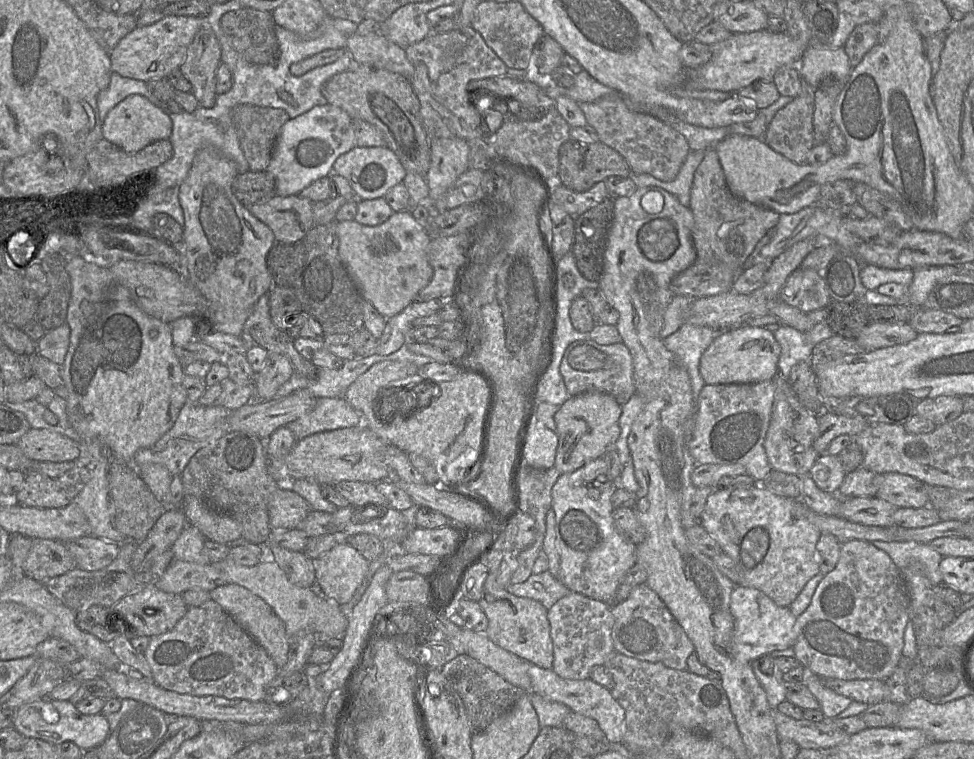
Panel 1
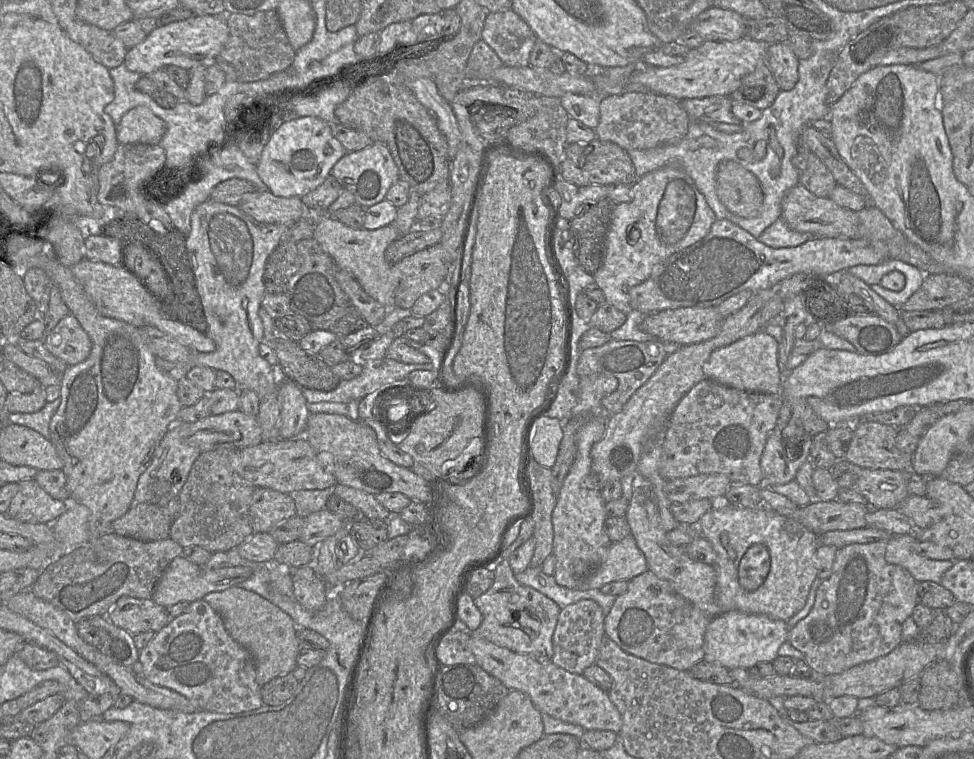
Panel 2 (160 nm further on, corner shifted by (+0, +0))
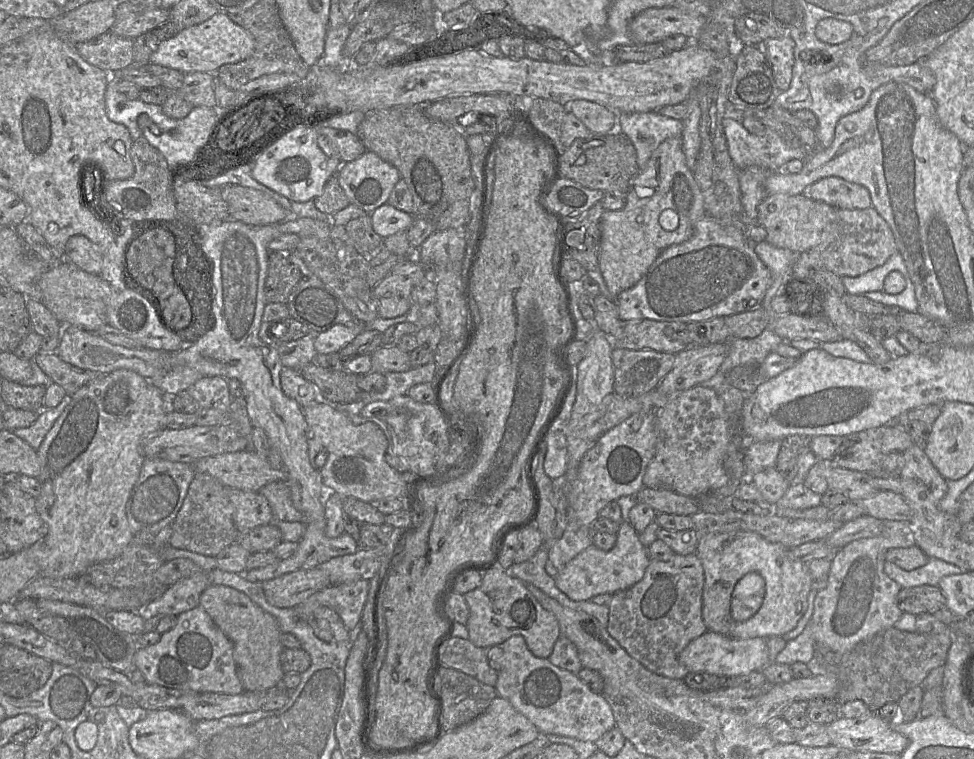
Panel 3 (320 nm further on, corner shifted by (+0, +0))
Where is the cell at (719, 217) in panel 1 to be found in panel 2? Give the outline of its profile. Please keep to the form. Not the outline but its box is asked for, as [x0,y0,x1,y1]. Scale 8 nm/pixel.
[716,161,763,218]

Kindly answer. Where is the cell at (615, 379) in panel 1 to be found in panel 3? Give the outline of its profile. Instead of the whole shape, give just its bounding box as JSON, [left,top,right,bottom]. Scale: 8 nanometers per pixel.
[611,348,676,398]

